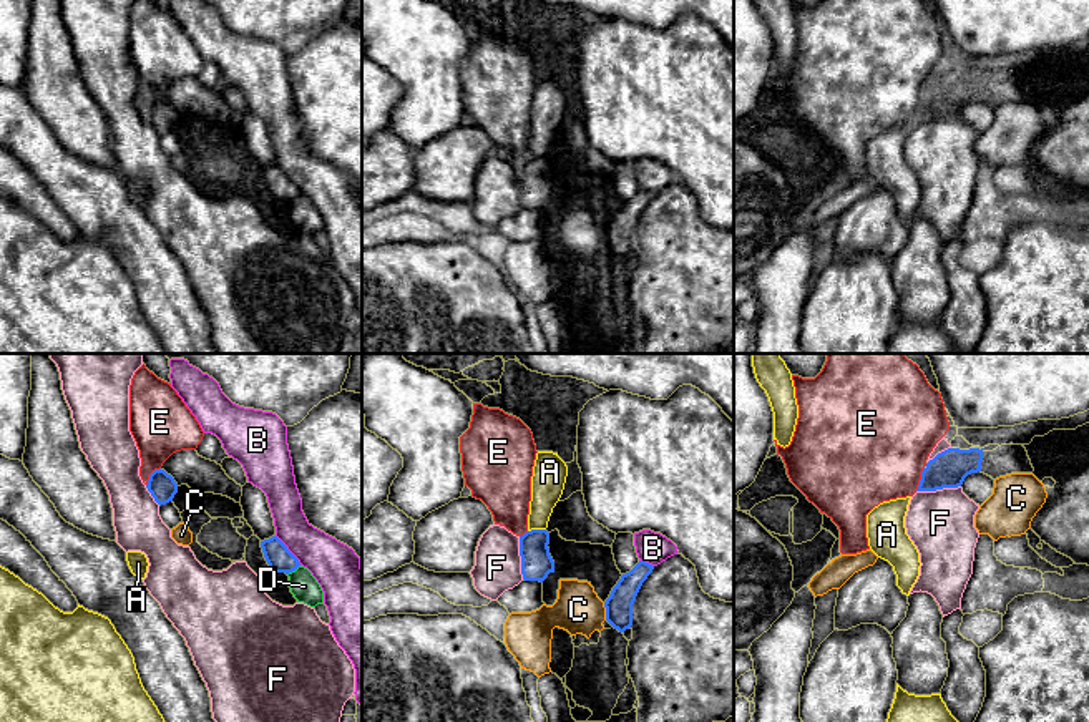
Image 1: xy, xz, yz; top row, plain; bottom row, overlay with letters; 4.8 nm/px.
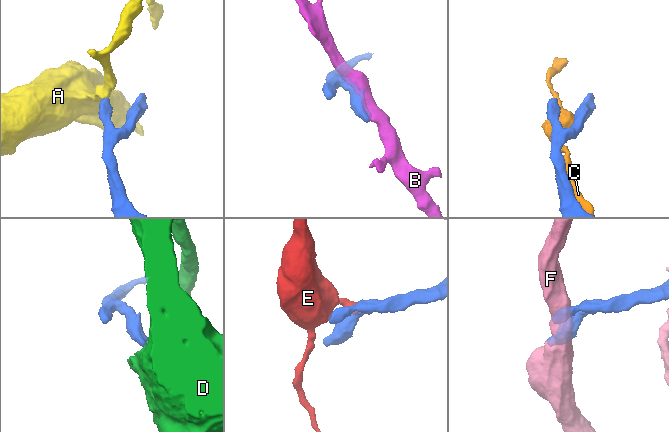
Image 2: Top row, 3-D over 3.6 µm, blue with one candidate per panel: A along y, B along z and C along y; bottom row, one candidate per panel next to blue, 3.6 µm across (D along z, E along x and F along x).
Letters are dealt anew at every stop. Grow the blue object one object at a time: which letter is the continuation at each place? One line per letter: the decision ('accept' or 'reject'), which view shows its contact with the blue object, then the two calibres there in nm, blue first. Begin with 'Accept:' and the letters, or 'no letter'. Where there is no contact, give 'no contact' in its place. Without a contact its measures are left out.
Accept: no letter
A: reject; meets blue in xz; 160 nm thick on the blue side, 160 nm on the other
B: reject; meets blue in xy; 120 nm thick on the blue side, 240 nm on the other
C: reject; meets blue in xz; 130 nm thick on the blue side, 240 nm on the other
D: reject; meets blue in xy; 120 nm thick on the blue side, 140 nm on the other
E: reject; meets blue in yz; 180 nm thick on the blue side, 480 nm on the other
F: reject; meets blue in yz; 180 nm thick on the blue side, 320 nm on the other

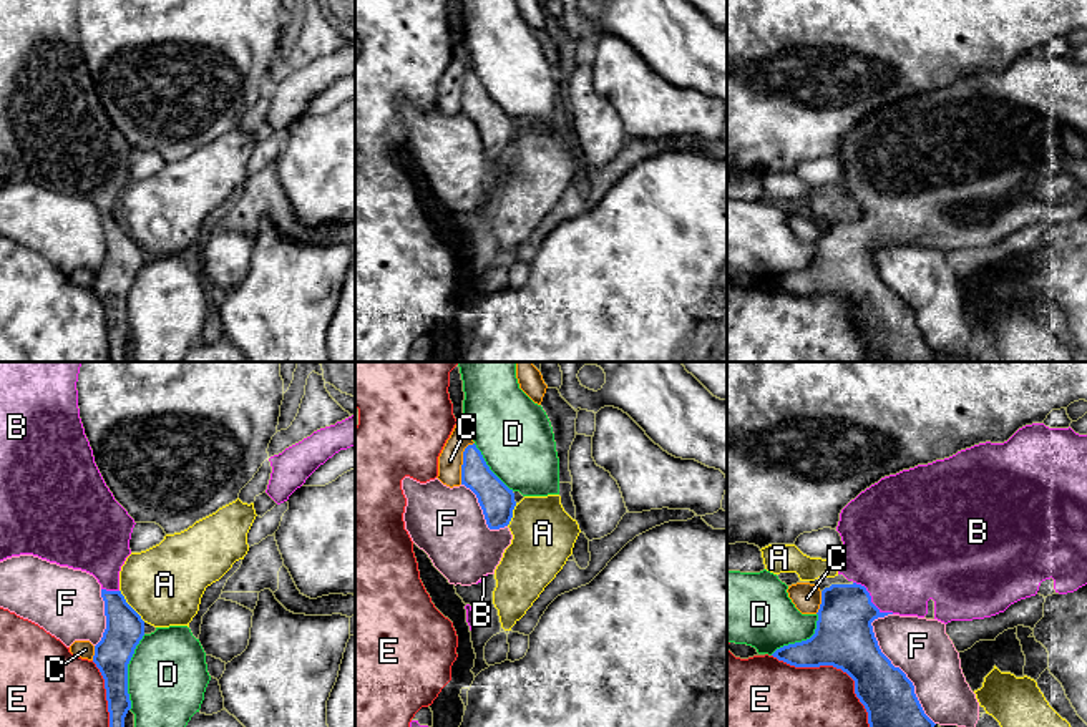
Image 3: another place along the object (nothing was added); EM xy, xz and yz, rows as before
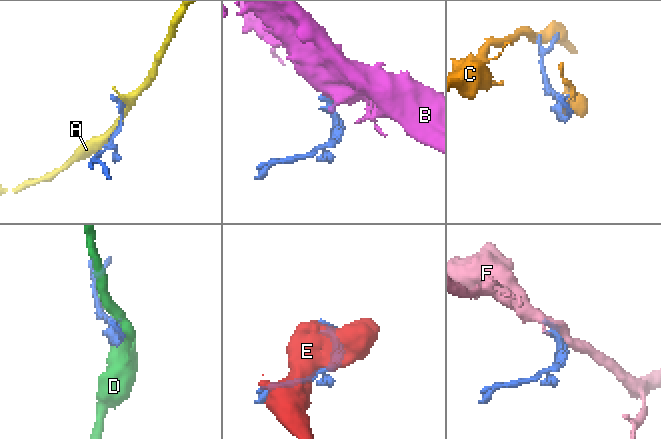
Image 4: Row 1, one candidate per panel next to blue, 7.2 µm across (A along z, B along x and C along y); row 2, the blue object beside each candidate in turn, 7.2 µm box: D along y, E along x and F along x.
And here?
Accept: B
A: reject; meets blue in xy; 190 nm thick on the blue side, 380 nm on the other
B: accept; meets blue in yz; 280 nm thick on the blue side, 460 nm on the other
C: reject; meets blue in xz; 170 nm thick on the blue side, 120 nm on the other
D: reject; meets blue in xy; 190 nm thick on the blue side, 380 nm on the other
E: reject; meets blue in yz; 280 nm thick on the blue side, 440 nm on the other
F: reject; meets blue in yz; 280 nm thick on the blue side, 280 nm on the other

